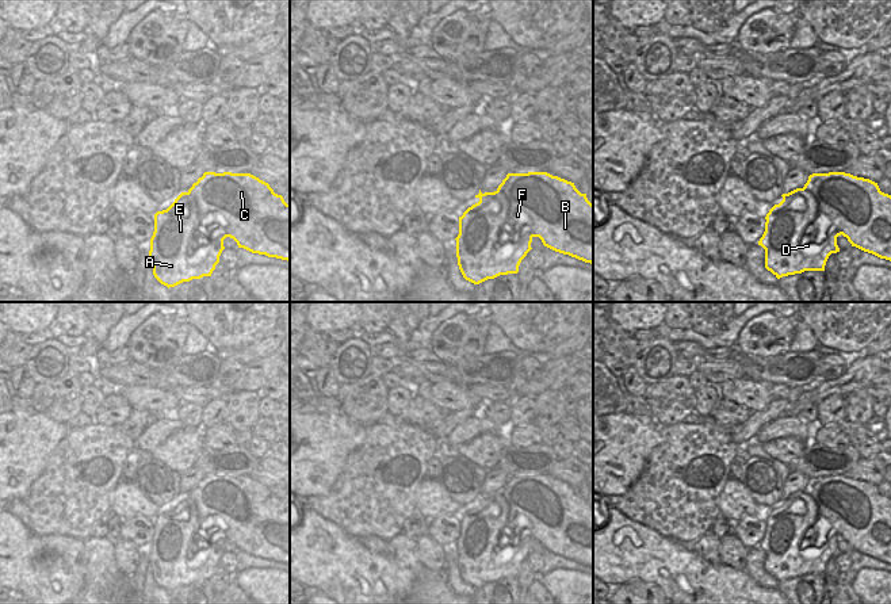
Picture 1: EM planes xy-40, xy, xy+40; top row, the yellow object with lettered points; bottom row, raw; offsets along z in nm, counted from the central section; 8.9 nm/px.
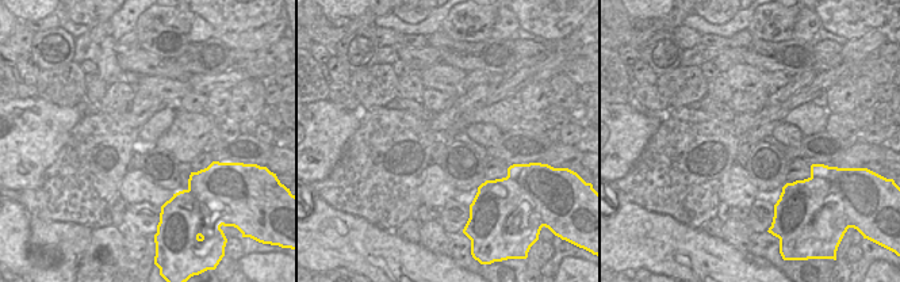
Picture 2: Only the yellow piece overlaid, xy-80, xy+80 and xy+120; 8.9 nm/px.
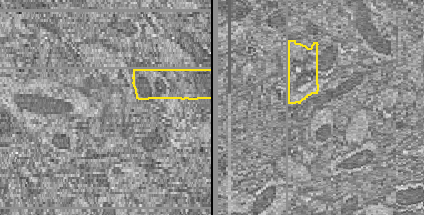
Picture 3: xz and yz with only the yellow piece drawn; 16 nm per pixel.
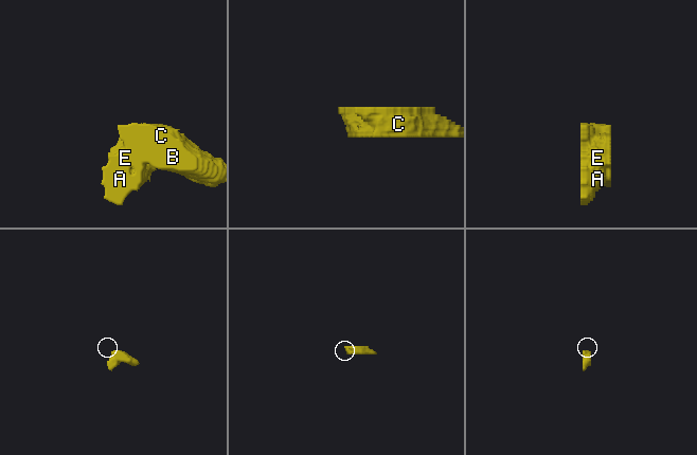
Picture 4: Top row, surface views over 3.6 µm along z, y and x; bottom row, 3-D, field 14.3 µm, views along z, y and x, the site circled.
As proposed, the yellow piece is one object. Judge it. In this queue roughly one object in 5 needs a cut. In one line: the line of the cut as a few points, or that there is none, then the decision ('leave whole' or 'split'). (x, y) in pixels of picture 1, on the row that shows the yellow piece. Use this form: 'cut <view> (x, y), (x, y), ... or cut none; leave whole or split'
cut xy (497, 188), (509, 202), (505, 228), (528, 225), (535, 236); split

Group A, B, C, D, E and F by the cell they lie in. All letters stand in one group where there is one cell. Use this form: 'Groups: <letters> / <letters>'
Groups: A D E / B C F

